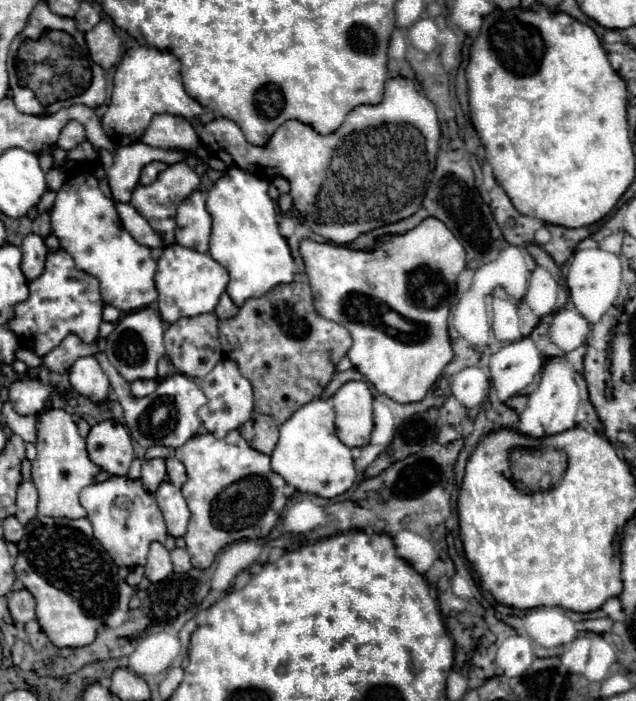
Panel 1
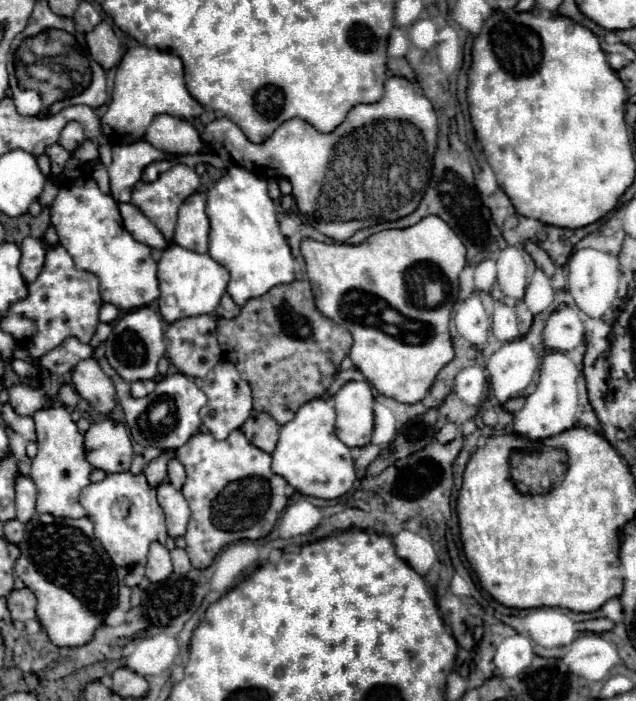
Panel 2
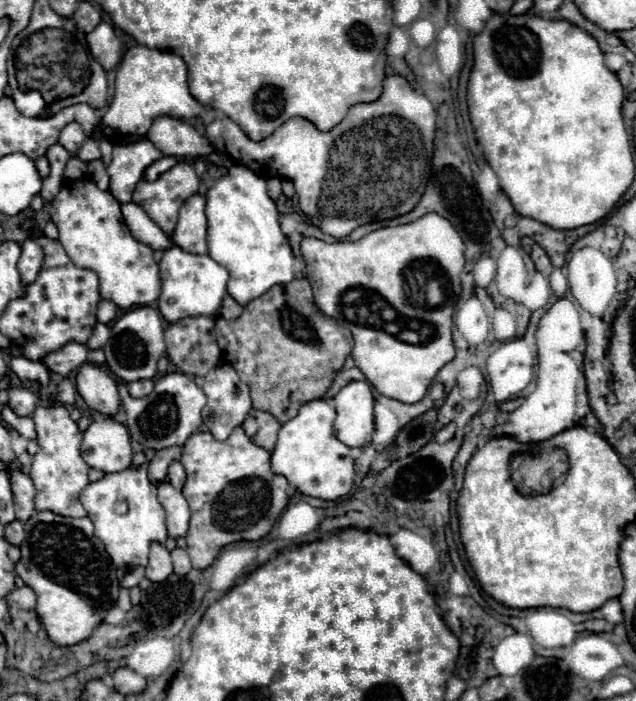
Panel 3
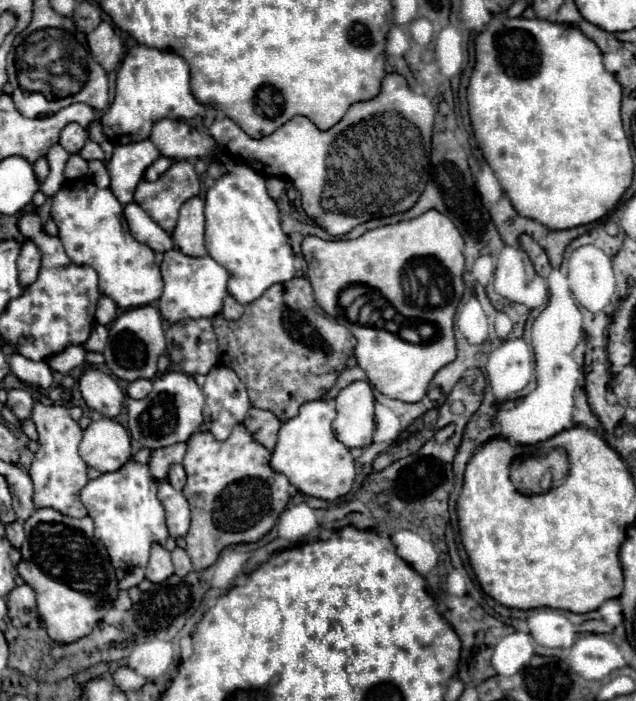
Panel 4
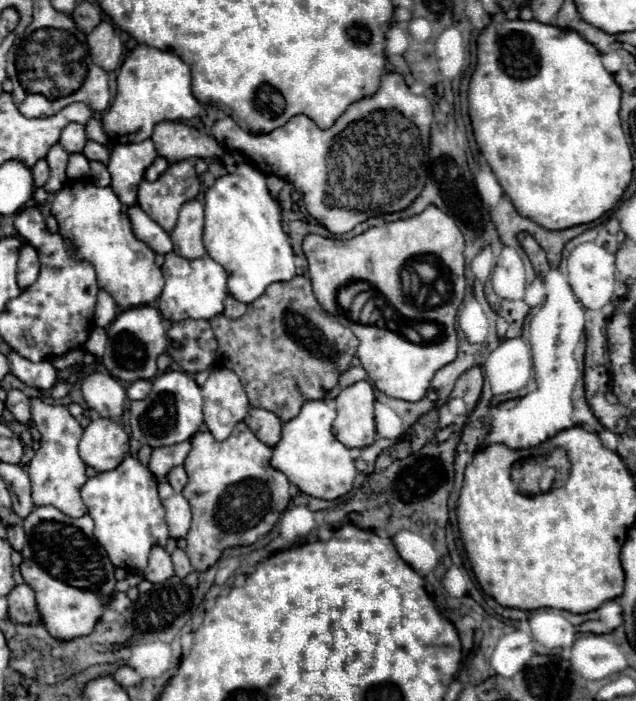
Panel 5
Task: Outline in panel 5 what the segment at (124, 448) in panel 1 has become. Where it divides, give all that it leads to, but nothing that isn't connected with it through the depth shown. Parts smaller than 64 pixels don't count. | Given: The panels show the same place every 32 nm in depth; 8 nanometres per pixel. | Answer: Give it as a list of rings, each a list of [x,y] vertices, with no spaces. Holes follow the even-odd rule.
[[[110,418],[92,420],[80,440],[80,458],[98,472],[118,468],[128,452],[126,430]]]

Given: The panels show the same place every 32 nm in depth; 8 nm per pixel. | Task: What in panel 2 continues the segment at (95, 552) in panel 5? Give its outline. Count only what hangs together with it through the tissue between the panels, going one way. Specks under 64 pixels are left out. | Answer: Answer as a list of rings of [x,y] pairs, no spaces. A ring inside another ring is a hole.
[[[34,514],[26,524],[24,546],[14,572],[36,596],[36,616],[56,646],[84,646],[94,638],[94,630],[104,624],[106,614],[118,604],[116,566],[94,538],[88,518],[56,518]]]

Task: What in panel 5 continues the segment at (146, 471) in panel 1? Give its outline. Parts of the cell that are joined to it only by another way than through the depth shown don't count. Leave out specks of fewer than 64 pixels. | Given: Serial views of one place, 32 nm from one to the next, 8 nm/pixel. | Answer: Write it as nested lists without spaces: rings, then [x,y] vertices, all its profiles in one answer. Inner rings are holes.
[[[180,442],[178,446],[168,446],[168,448],[156,448],[152,452],[152,458],[150,458],[150,472],[156,476],[156,478],[164,478],[172,466],[178,466],[184,462],[186,454],[190,450],[190,442]]]

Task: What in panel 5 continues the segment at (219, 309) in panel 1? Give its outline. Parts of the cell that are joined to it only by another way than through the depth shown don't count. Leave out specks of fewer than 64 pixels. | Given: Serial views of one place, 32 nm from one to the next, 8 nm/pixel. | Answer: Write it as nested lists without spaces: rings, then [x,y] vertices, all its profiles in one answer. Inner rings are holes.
[[[228,296],[226,300],[224,300],[224,316],[226,318],[240,318],[242,314],[244,314],[244,308],[246,308],[246,304],[240,304],[238,300],[234,300],[232,296]]]

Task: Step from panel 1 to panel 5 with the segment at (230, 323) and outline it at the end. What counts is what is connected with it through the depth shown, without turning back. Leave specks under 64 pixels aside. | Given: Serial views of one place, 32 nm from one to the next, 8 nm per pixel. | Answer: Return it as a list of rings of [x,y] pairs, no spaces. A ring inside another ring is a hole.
[[[294,276],[290,282],[268,286],[264,296],[248,304],[246,314],[238,320],[228,320],[222,314],[214,316],[212,330],[218,340],[218,366],[232,368],[240,376],[252,406],[258,408],[262,400],[262,408],[274,412],[282,422],[292,420],[304,402],[324,398],[336,386],[340,374],[350,368],[350,360],[358,348],[358,338],[352,330],[320,308],[308,276]]]

